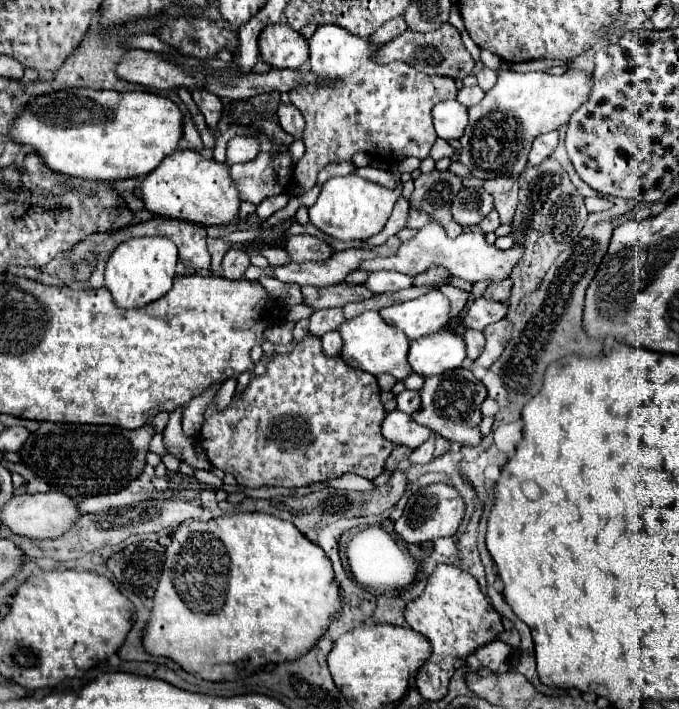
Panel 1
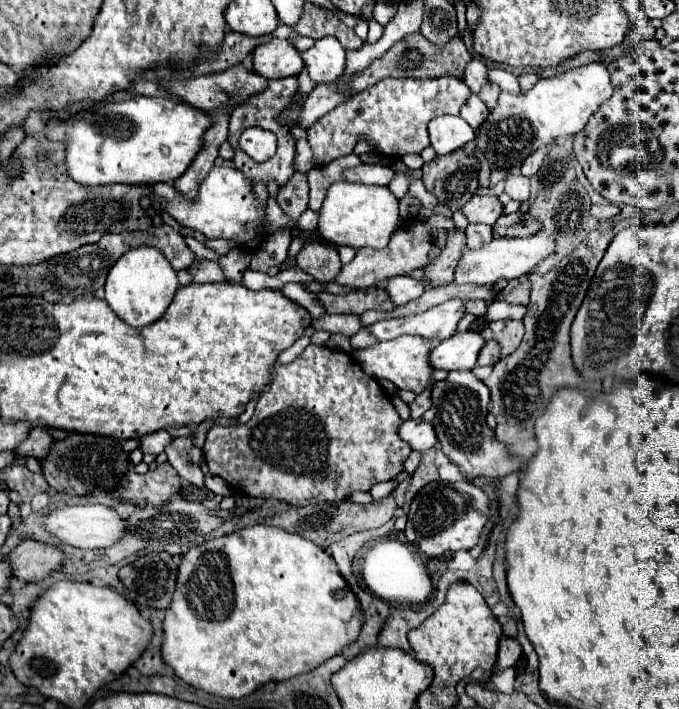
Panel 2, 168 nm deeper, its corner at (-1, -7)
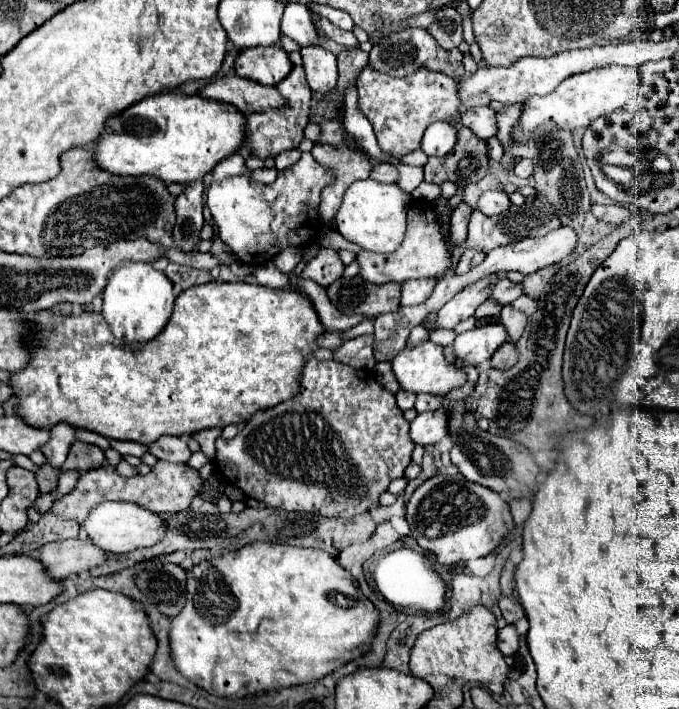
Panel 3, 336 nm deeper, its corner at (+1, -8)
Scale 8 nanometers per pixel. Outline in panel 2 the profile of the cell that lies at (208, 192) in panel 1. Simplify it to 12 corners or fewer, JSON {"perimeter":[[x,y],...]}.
{"perimeter":[[213,167],[199,197],[165,211],[207,239],[265,237],[265,205],[235,167]]}

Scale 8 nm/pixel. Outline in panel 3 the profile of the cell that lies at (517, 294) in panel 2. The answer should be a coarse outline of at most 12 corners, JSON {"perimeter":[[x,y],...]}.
{"perimeter":[[557,266],[527,274],[521,282],[523,294],[539,298]]}

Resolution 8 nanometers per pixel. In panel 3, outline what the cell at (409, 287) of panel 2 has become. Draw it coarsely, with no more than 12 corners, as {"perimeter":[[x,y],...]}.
{"perimeter":[[435,278],[401,284],[401,306],[425,302]]}

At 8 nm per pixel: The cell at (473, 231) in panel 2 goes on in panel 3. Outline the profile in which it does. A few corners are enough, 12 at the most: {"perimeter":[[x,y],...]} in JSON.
{"perimeter":[[481,250],[463,252],[455,272],[457,274],[477,266],[485,254]]}

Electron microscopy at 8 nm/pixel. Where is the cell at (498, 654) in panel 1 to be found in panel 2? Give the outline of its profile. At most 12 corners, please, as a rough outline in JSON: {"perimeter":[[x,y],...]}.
{"perimeter":[[501,637],[497,667],[513,667],[521,645],[513,637]]}

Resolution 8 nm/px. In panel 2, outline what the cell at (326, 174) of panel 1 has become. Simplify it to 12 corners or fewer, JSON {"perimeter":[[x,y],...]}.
{"perimeter":[[359,165],[345,171],[345,181],[389,185],[389,165]]}

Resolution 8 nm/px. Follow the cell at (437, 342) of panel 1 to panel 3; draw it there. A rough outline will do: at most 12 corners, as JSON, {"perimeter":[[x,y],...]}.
{"perimeter":[[501,324],[475,326],[451,344],[455,358],[477,366],[507,342]]}

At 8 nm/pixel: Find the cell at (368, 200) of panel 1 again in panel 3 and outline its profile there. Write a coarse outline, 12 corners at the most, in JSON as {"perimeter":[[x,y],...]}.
{"perimeter":[[353,182],[337,232],[371,252],[405,236],[411,196],[397,184]]}

